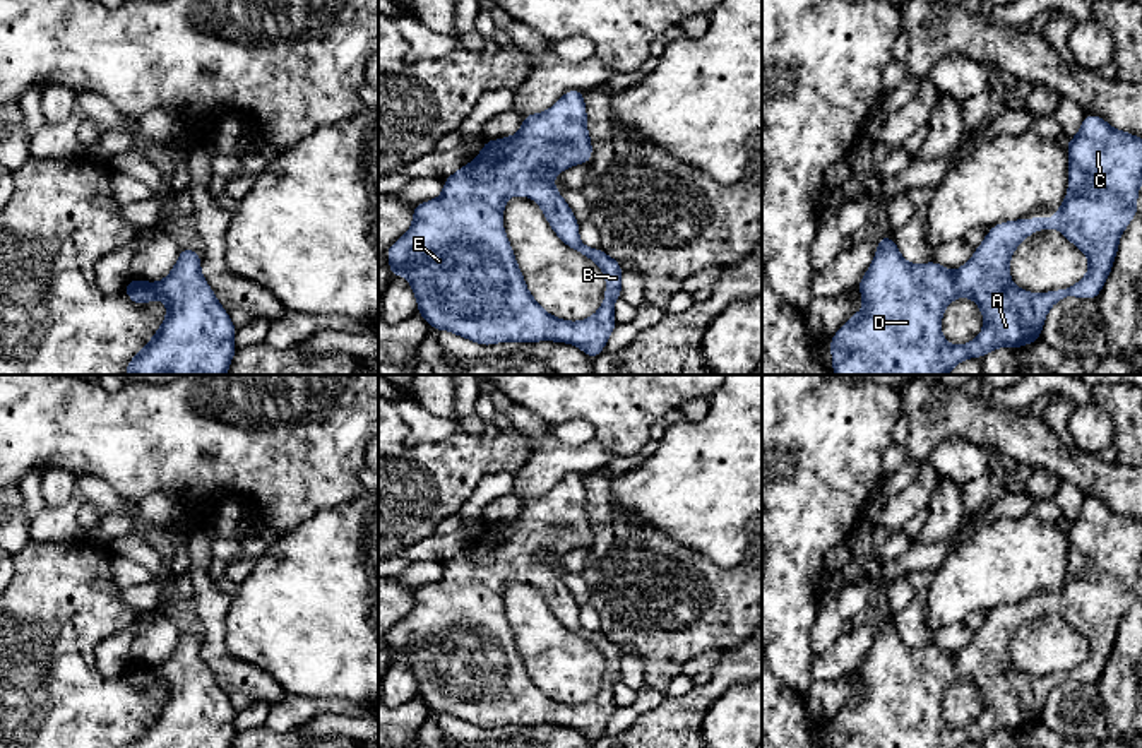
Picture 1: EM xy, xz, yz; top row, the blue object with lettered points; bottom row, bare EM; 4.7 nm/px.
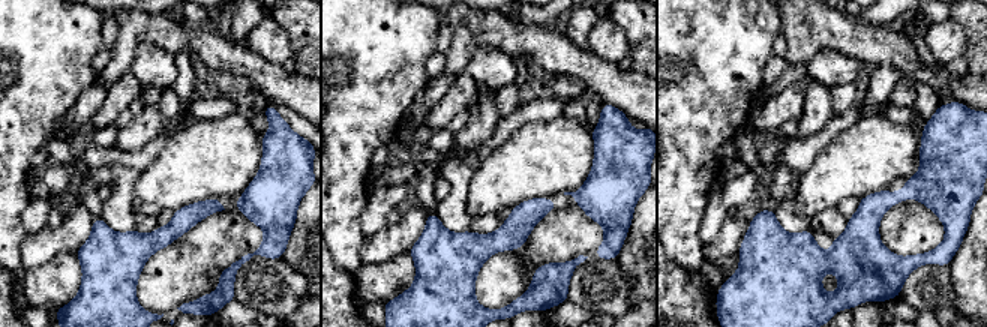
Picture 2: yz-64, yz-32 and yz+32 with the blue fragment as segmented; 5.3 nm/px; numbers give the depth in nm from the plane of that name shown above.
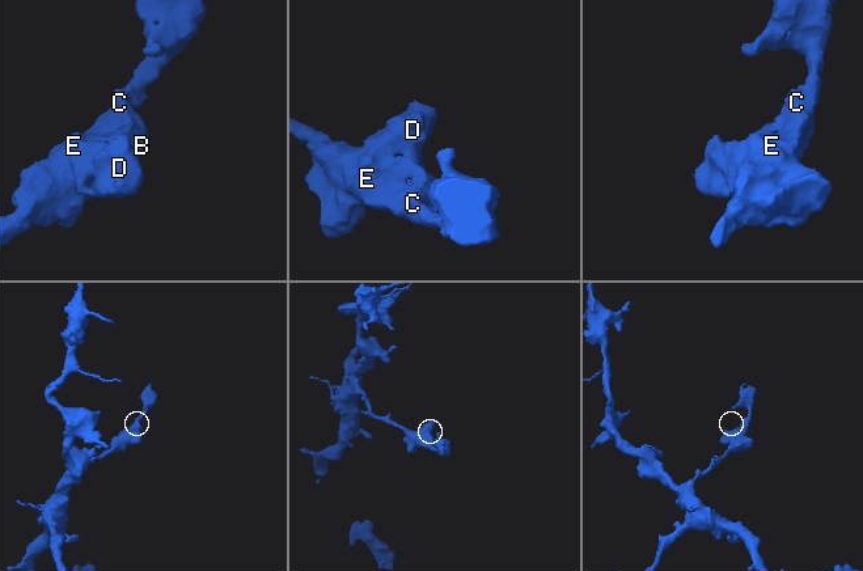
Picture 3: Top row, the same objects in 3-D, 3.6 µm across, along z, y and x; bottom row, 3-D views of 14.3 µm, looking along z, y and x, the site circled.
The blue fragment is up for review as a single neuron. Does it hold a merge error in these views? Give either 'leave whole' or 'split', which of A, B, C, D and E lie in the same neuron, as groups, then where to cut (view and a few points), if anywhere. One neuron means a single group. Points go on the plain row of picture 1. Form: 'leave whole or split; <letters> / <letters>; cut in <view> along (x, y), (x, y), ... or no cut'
leave whole; A B C D E; no cut

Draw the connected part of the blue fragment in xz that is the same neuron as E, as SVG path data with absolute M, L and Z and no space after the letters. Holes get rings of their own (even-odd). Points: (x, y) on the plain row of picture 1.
M567 474L550 493L524 498L520 514L512 520L485 524L481 536L443 563L438 582L413 592L413 606L404 620L387 632L390 662L404 657L418 685L418 697L431 712L493 729L497 726L568 726L596 743L618 709L613 688L622 681L622 647L601 632L579 623L579 604L553 561L575 548L589 548L592 527L587 515L584 476ZM512 579L531 580L568 632L596 645L606 659L604 685L599 693L579 705L550 698L529 676L503 613L505 585Z

